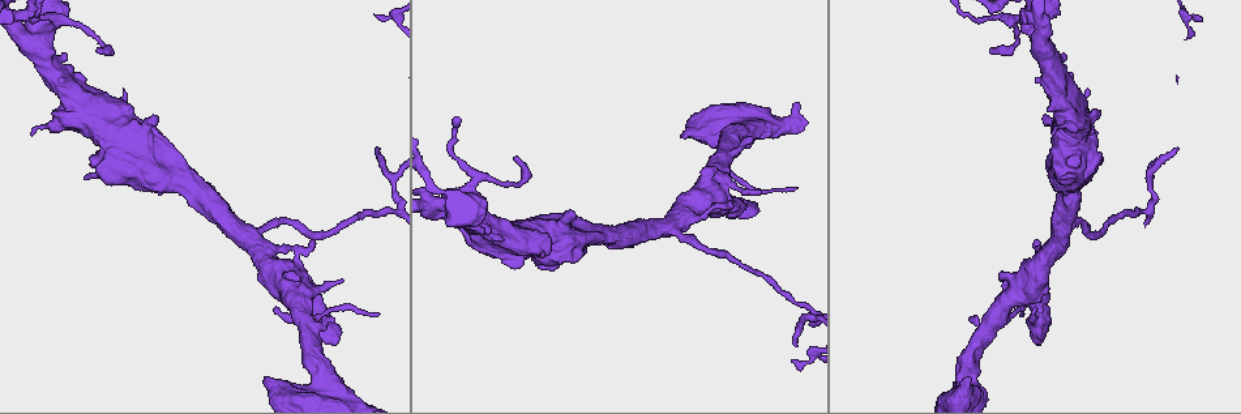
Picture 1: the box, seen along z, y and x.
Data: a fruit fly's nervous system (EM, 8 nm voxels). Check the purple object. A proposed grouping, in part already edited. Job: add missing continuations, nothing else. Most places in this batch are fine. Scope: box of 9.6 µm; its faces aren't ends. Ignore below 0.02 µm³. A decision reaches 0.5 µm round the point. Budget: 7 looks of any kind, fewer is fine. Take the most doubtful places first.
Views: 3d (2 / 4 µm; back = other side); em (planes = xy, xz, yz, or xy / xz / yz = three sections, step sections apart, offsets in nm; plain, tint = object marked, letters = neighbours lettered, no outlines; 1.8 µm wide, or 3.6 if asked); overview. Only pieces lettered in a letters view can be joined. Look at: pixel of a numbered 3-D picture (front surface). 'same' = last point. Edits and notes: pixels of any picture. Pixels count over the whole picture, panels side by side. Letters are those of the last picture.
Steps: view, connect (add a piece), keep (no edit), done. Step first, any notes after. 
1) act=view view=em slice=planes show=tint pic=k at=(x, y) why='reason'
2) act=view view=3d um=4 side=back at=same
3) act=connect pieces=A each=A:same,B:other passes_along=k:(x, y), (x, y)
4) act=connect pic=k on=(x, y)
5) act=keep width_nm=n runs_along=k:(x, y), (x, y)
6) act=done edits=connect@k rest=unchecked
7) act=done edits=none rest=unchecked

act=view view=3d um=2 pic=1 at=(574, 214) why='an open end'

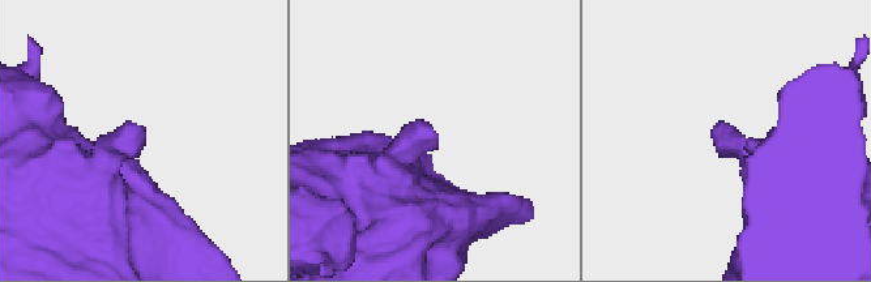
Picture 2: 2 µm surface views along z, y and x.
act=view view=em slice=xy step=4 show=letters pic=2 at=(436, 134) why='now the EM'

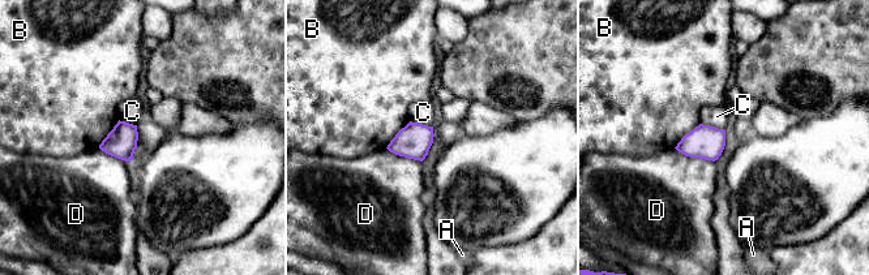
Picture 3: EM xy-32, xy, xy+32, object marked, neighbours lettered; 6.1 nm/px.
act=keep each=A:other,B:other,C:other,D:other border=3:(700, 123), (724, 130) found='no lettered piece goes on from it'

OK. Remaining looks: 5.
act=view view=em slice=xy step=8 show=tint pic=1 at=(291, 246) why='an open end'

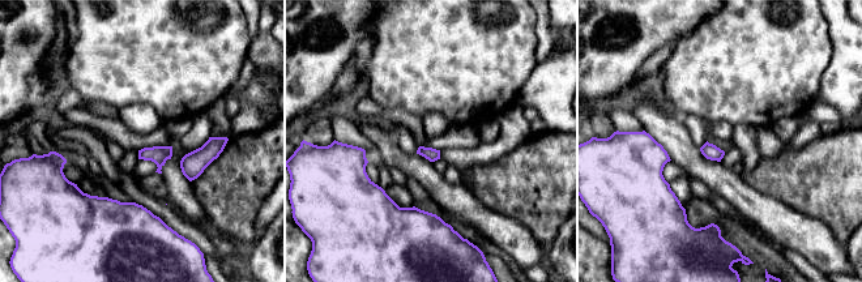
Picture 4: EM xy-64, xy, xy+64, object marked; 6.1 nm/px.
act=view view=em slice=xz step=16 show=letters at=same

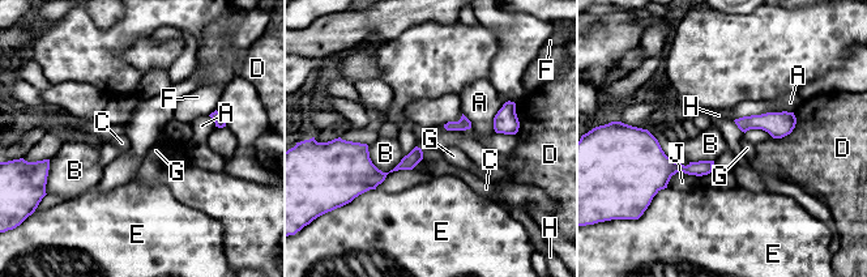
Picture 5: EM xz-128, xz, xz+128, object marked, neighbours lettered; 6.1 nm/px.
act=keep each=A:other,B:other,C:other,D:other,E:other,F:other,G:other,H:other,J:other found='no lettered piece goes on from it'

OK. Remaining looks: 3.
act=view view=3d um=4 pic=1 at=(1061, 179)

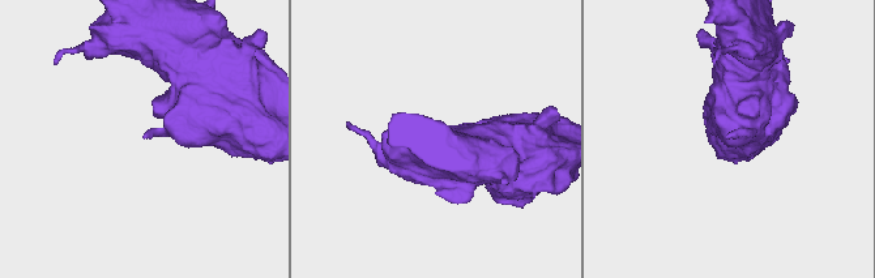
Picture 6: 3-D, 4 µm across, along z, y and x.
act=view view=em slice=xy step=16 show=letters pic=6 at=(726, 136) why='now the EM'

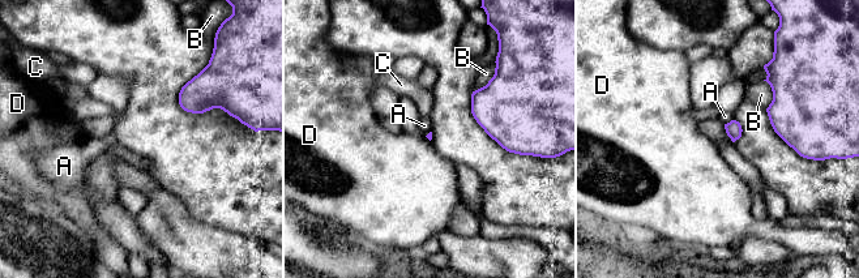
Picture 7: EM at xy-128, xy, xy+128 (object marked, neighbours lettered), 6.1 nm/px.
act=view view=em slice=planes show=letters at=same

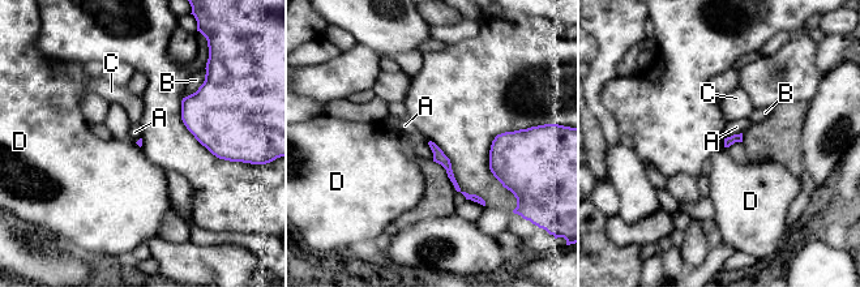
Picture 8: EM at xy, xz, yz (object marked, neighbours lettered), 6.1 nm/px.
act=keep each=A:other,B:other,C:other,D:other border=8:(741, 132), (724, 138) found='none of them fits'

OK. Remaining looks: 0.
act=done edits=none rest=unchecked

